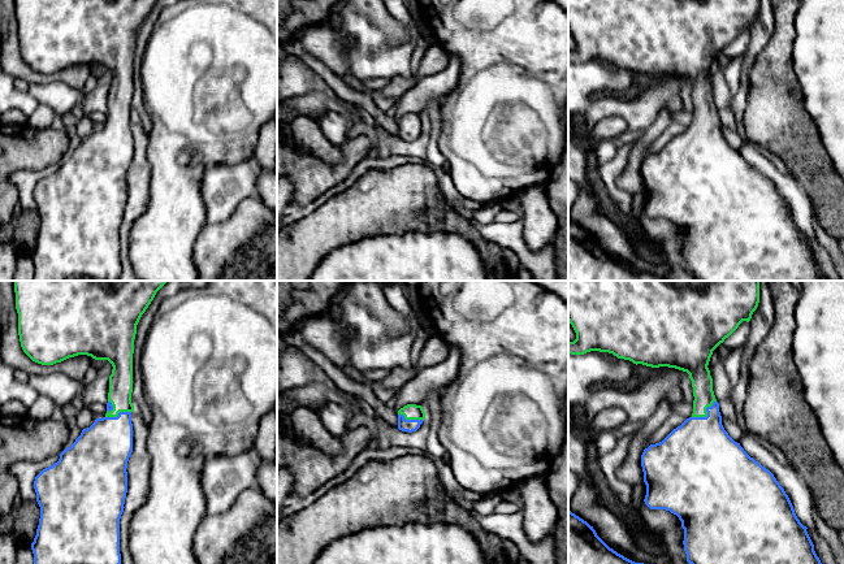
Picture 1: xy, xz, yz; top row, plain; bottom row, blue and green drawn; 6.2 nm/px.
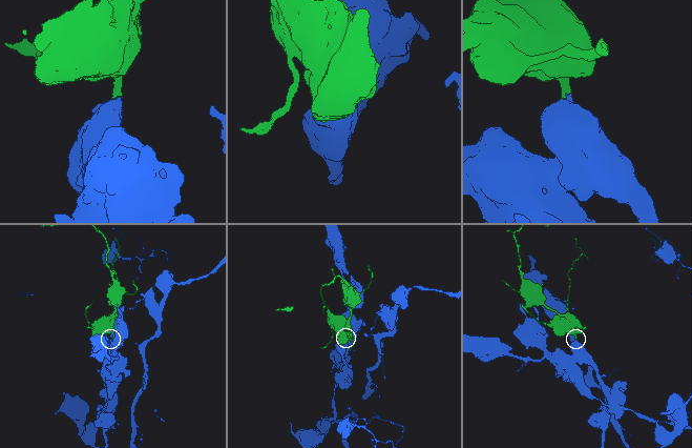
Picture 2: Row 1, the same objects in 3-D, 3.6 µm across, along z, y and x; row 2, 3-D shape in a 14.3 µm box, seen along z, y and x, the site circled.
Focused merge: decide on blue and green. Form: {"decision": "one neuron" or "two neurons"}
{"decision": "one neuron"}

